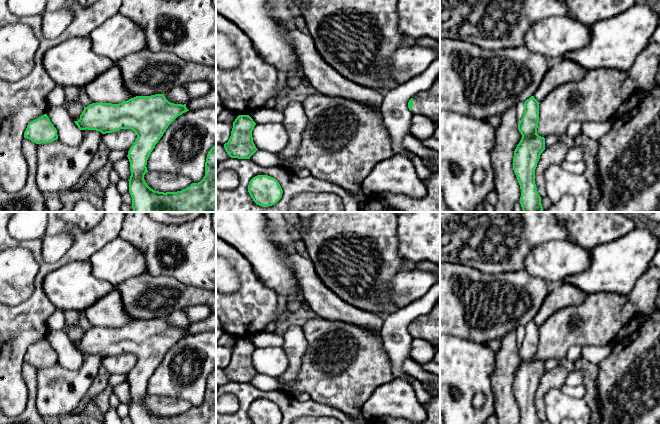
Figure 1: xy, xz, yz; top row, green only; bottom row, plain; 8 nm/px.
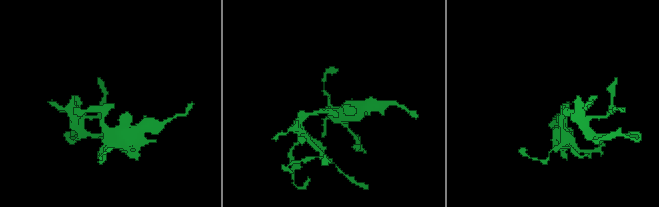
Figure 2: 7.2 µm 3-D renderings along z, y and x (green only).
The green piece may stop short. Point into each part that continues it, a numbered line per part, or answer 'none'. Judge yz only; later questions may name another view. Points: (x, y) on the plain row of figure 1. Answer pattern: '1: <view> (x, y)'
1: yz (476, 306)

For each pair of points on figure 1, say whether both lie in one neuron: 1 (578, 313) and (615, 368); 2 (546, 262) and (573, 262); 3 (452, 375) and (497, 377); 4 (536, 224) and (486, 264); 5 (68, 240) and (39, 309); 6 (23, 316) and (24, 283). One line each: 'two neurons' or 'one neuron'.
1: two neurons
2: one neuron
3: two neurons
4: one neuron
5: two neurons
6: two neurons

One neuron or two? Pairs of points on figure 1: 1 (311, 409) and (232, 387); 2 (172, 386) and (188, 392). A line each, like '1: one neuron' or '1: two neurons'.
1: one neuron
2: one neuron

